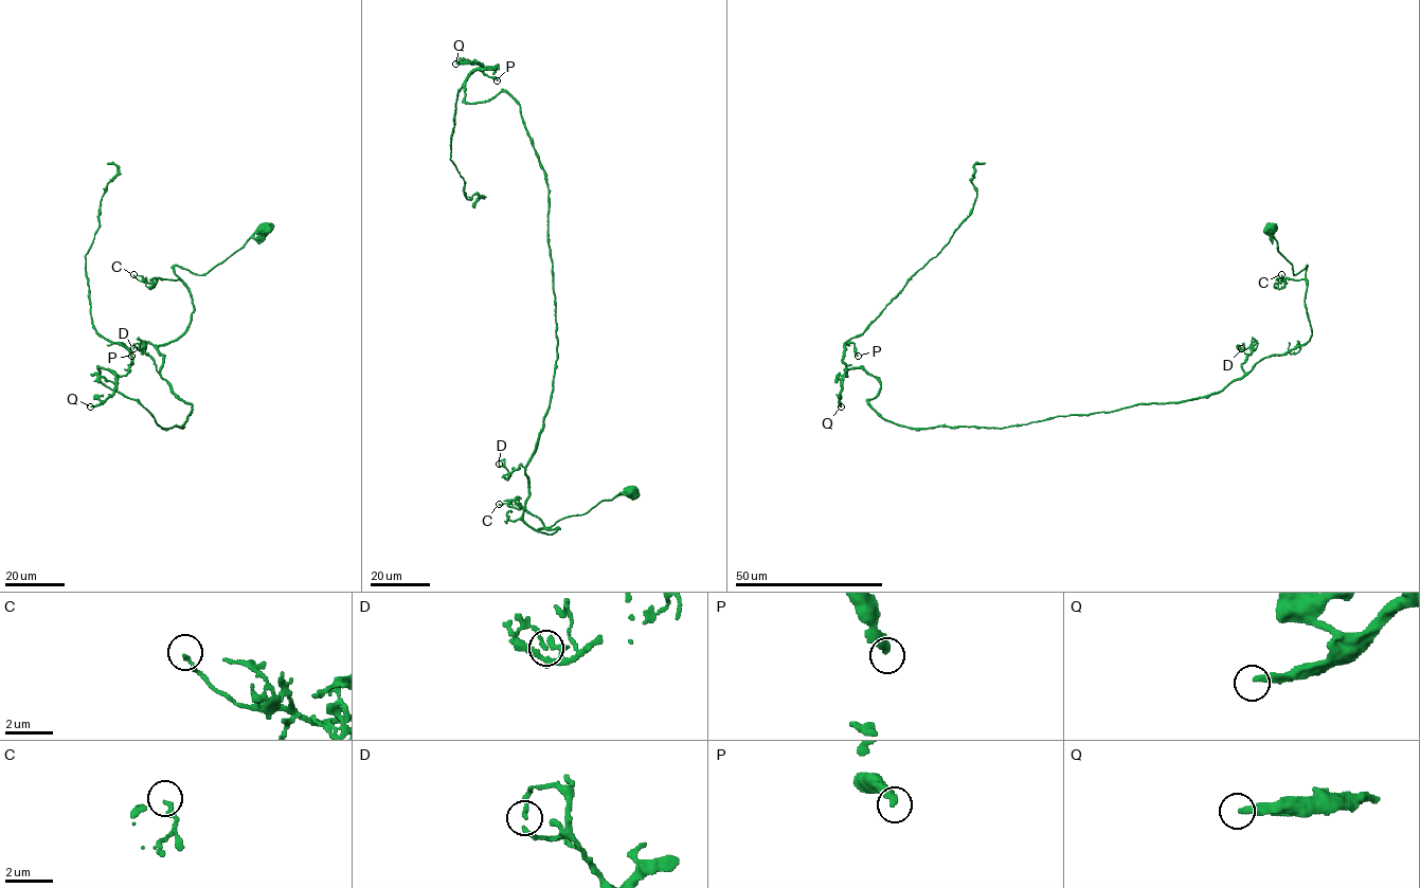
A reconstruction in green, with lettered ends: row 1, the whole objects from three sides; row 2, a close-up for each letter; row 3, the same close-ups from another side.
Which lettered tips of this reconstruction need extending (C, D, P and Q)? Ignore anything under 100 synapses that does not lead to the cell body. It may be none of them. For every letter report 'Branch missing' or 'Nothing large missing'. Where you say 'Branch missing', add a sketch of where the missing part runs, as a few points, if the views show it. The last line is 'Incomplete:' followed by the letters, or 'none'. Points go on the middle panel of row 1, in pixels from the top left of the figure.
C: Nothing large missing
D: Nothing large missing
P: Nothing large missing
Q: Branch missing
Incomplete: Q

